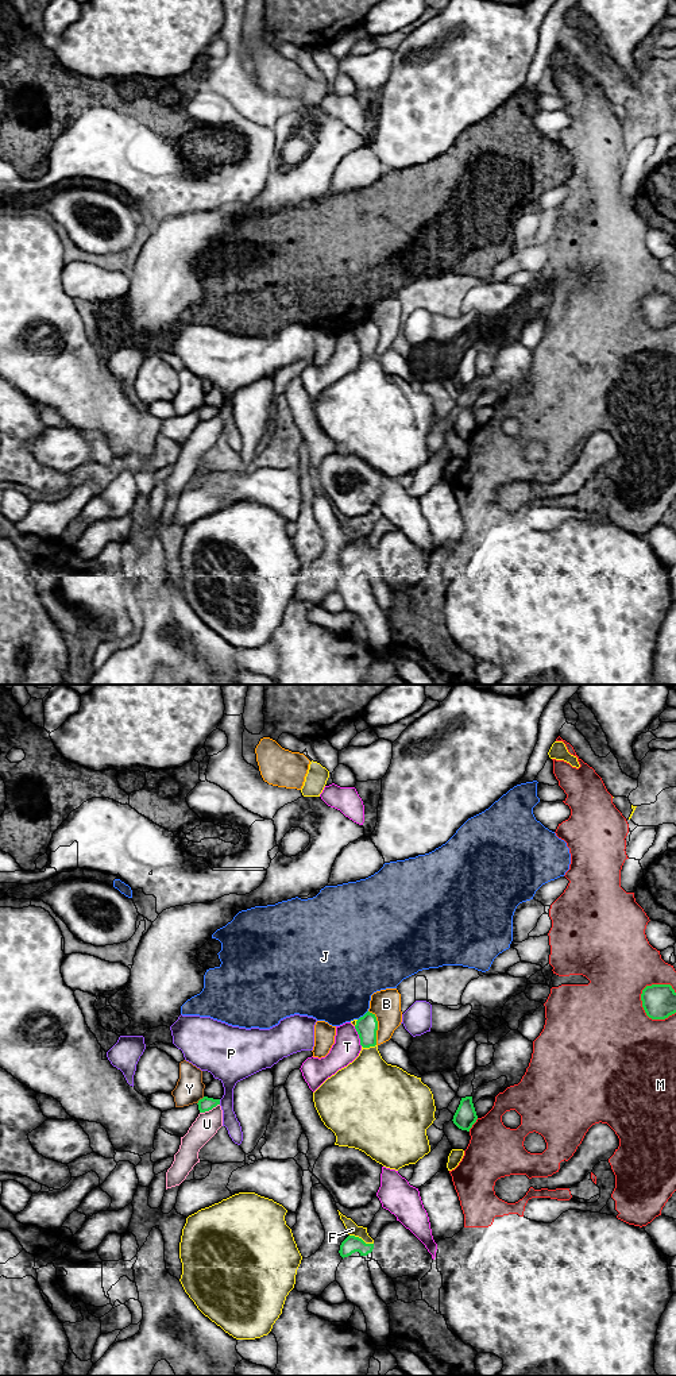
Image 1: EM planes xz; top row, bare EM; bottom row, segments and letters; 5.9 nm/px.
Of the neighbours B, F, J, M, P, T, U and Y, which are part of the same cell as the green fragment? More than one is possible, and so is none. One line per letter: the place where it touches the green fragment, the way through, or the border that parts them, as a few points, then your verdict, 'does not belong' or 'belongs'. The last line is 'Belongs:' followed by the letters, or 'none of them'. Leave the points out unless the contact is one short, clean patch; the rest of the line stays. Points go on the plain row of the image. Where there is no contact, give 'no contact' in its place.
B: xz (377, 336) | along xz (369, 319), (377, 330), (377, 353) | does not belong
F: xz (360, 547) | does not belong
J: xz (363, 324) | does not belong
M: xz (649, 326) | does not belong
P: xz (219, 411) | does not belong
T: xz (359, 345) | does not belong
U: xz (209, 417) | does not belong
Y: xz (200, 408) | along xz (204, 405), (197, 412) | does not belong
Belongs: none of them

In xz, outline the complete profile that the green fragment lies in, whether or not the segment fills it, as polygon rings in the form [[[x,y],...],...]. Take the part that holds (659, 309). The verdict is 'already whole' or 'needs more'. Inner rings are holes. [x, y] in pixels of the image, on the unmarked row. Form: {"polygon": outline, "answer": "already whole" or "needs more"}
{"polygon": [[[671,293],[646,294],[641,309],[646,324],[652,328],[665,328],[676,321],[676,301]]], "answer": "already whole"}

